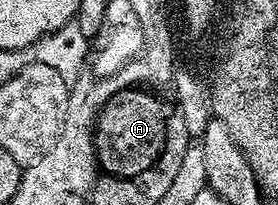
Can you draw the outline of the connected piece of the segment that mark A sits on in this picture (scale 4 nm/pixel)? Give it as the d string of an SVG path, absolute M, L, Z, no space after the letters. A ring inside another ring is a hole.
M126 88L112 95L100 110L94 128L98 165L114 179L137 177L151 168L165 145L165 110L151 94Z

